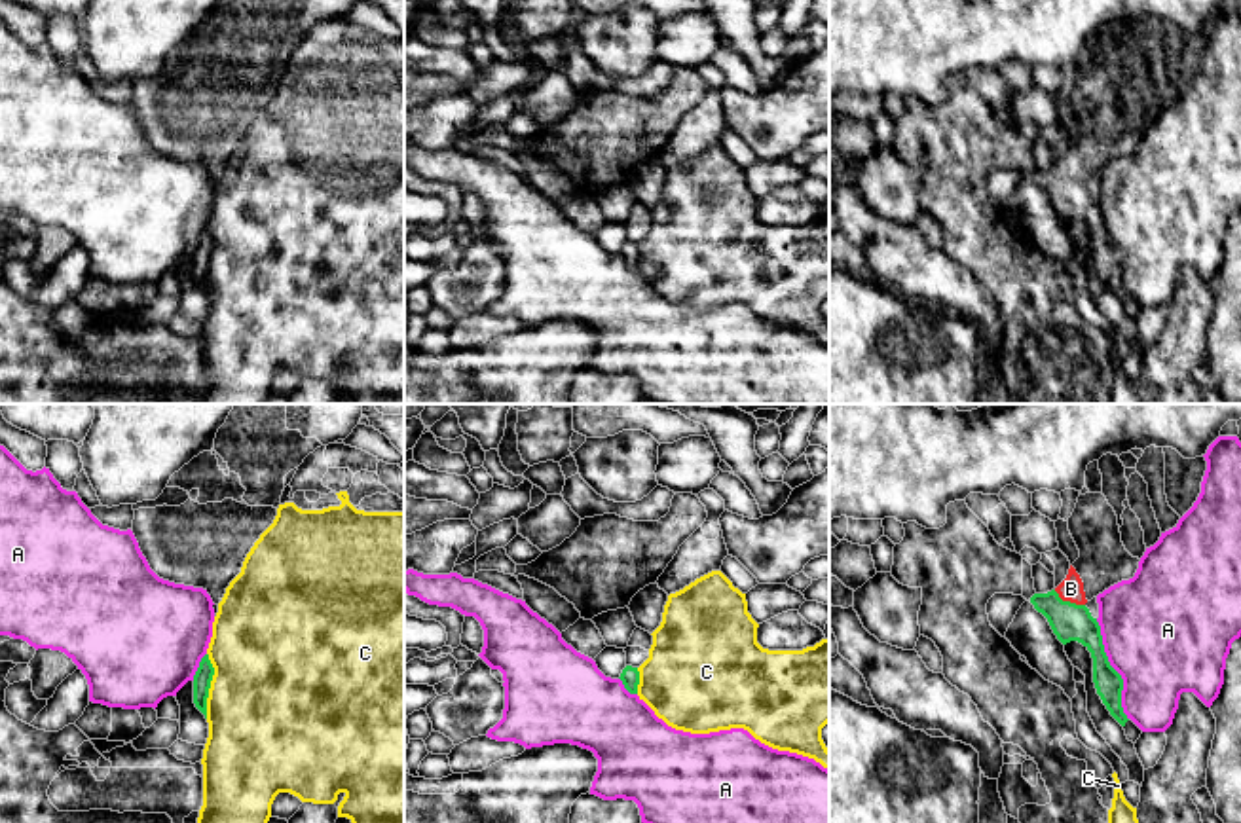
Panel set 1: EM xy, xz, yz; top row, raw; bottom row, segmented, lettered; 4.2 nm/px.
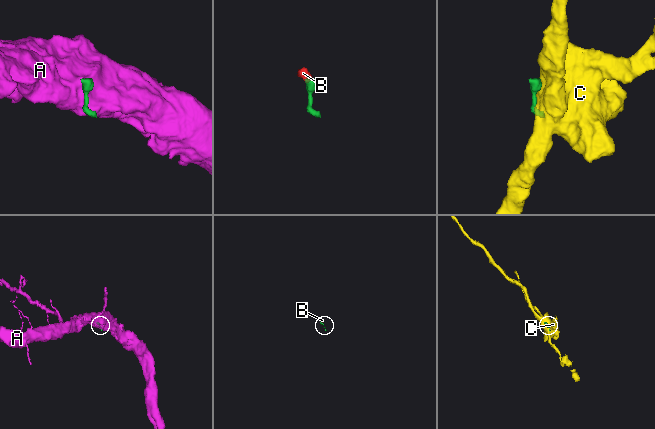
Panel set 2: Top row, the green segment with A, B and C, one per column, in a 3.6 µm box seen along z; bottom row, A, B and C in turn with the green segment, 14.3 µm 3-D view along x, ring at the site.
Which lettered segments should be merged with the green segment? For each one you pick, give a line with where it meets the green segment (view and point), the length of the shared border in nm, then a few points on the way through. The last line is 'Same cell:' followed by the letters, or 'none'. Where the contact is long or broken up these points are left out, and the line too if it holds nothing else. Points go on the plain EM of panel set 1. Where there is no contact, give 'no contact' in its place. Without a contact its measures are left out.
B: contact yz (1069, 177); length 150 nm
Same cell: B

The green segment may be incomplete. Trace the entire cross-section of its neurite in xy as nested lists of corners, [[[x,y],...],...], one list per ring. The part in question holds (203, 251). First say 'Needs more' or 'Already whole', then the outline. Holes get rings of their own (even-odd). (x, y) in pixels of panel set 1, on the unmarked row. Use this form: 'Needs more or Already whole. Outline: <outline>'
Already whole. Outline: [[[205,229],[194,250],[194,279],[205,290],[205,294],[207,294],[207,273],[209,273],[213,250],[214,250],[214,243],[209,235],[209,229]]]

